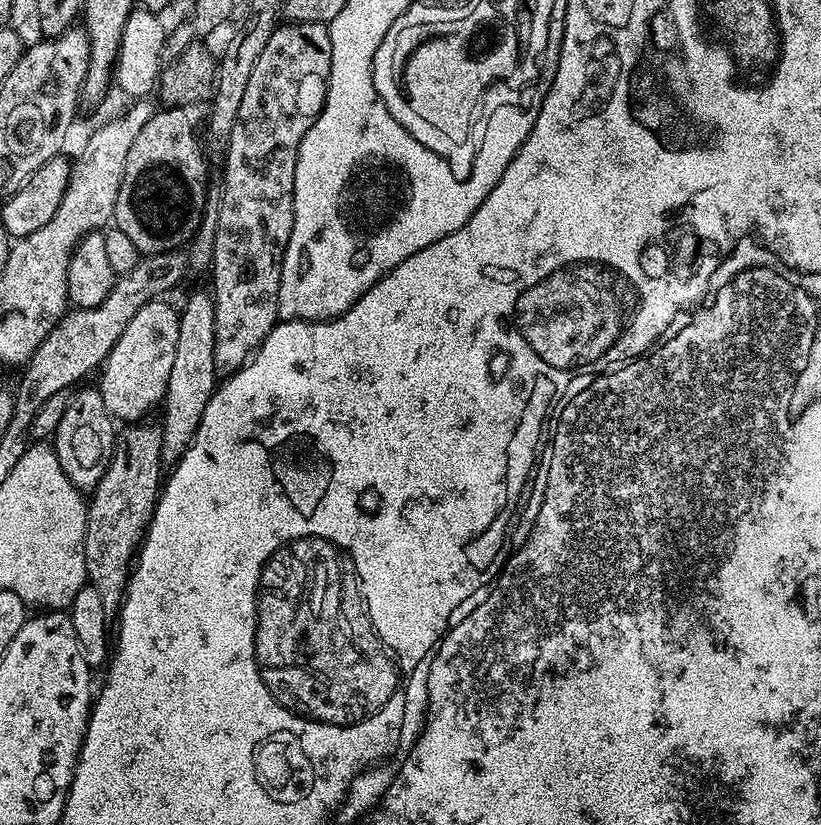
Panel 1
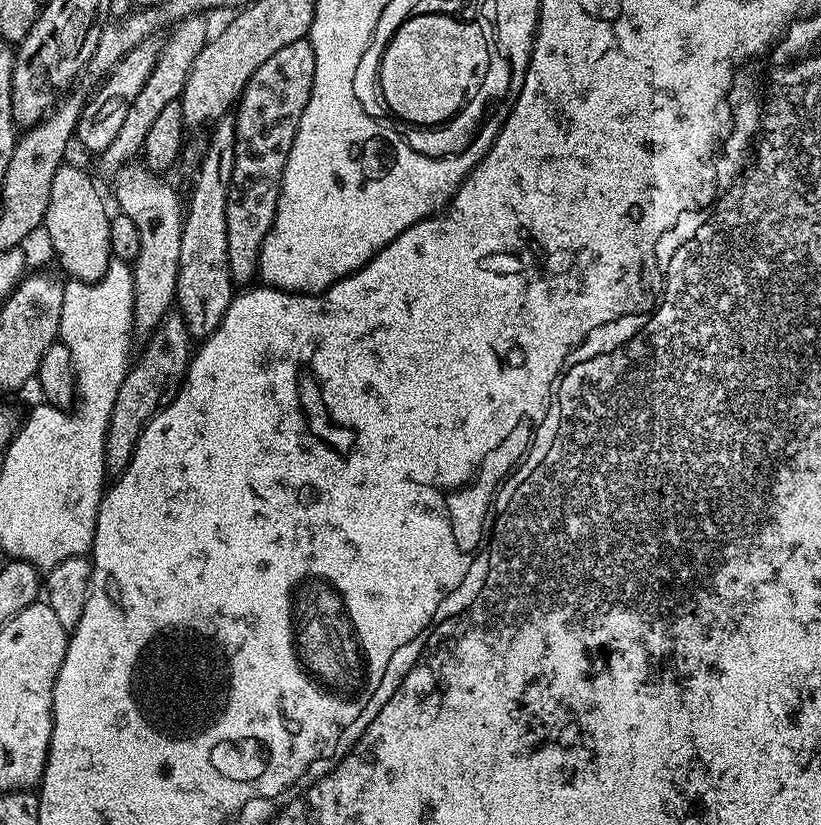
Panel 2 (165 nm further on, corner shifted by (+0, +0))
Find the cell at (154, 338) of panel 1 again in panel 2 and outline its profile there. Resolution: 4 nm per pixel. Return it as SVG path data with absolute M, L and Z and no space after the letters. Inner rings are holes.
M129 162L115 173L116 204L126 218L138 226L142 246L138 258L131 265L132 281L136 287L136 318L134 328L137 333L151 334L165 316L173 311L176 299L176 279L178 278L178 254L184 229L182 200L164 181L163 175L140 162Z

